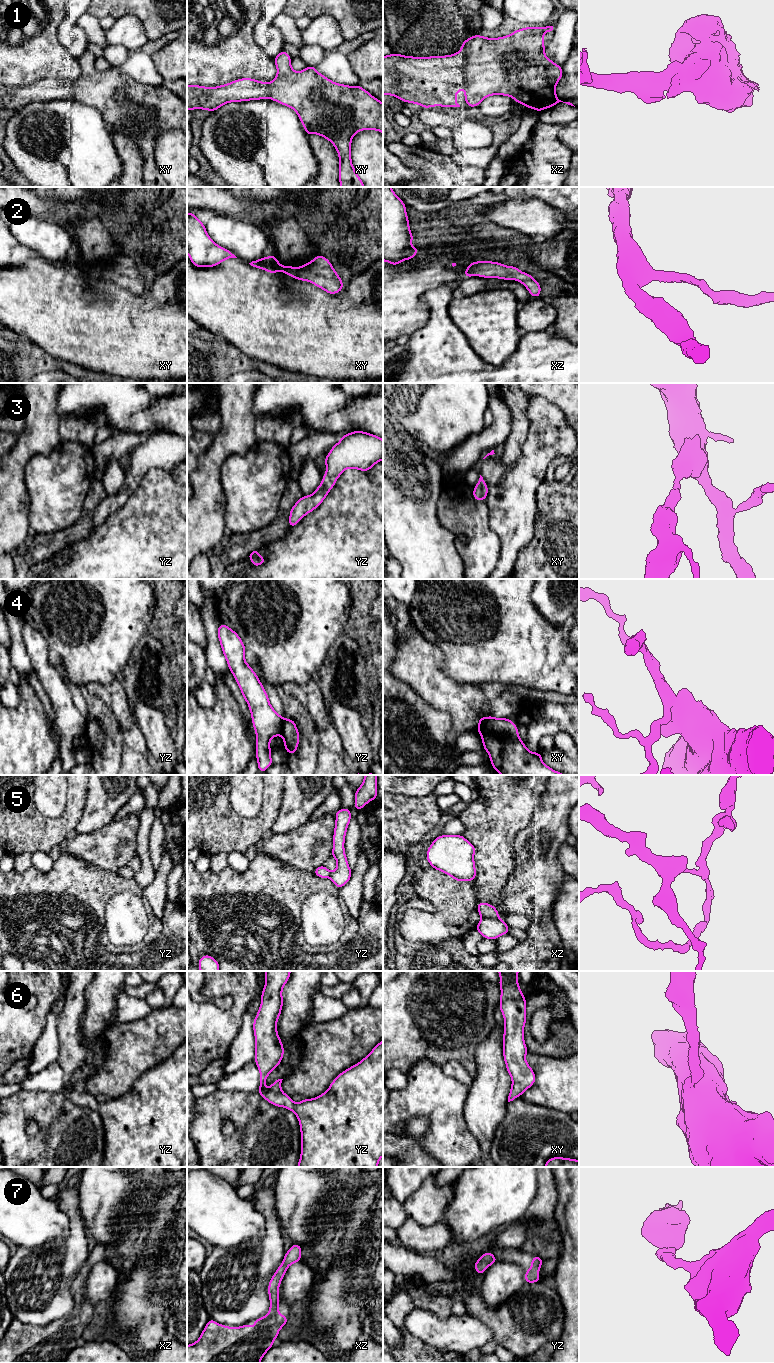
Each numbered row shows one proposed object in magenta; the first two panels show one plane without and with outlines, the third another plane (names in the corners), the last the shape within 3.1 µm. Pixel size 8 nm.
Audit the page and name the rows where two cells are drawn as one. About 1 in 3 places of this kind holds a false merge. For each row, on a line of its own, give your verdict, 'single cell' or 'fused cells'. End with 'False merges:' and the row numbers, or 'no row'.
1: single cell
2: single cell
3: single cell
4: fused cells
5: fused cells
6: single cell
7: single cell
False merges: 4, 5

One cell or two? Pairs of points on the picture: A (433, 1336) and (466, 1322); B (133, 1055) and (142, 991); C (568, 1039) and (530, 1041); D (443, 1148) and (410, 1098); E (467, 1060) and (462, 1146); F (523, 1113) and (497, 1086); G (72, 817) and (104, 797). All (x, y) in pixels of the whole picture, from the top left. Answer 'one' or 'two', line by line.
A: one
B: two
C: one
D: one
E: two
F: two
G: two

